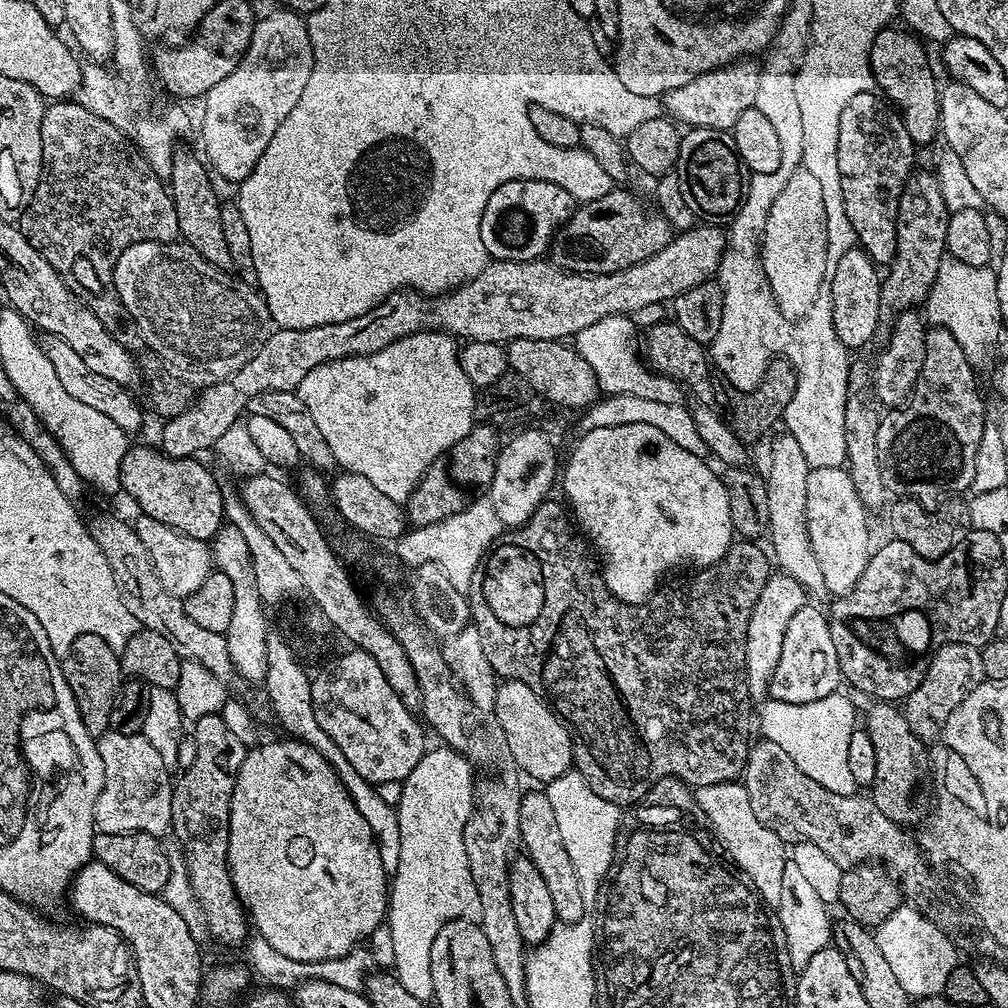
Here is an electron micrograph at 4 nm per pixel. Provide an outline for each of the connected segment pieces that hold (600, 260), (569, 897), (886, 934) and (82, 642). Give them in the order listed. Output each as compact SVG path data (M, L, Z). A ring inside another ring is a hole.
M613 187L611 192L602 194L602 198L581 203L581 208L579 205L573 211L571 218L552 237L551 263L563 268L565 272L583 272L586 276L610 274L618 270L626 270L638 262L646 262L646 258L658 254L658 250L662 250L671 242L674 235L671 224L660 214L651 216L630 193L623 192L620 188L623 187Z
M525 791L520 797L518 810L518 830L520 844L528 859L534 862L542 882L550 889L550 898L554 898L554 910L557 921L575 923L581 921L584 914L586 896L574 874L574 862L570 862L570 854L566 854L566 846L562 846L562 833L558 831L558 818L554 818L554 806L550 806L547 791Z
M902 906L890 914L885 924L875 929L878 950L882 950L890 970L898 977L902 990L910 998L939 996L946 986L946 978L958 964L958 949L952 940L930 918L926 918L918 909Z
M82 634L70 642L70 650L66 650L61 659L60 669L74 694L74 702L78 702L86 730L93 738L99 738L109 731L110 710L120 693L122 673L117 649L111 648L98 634Z

